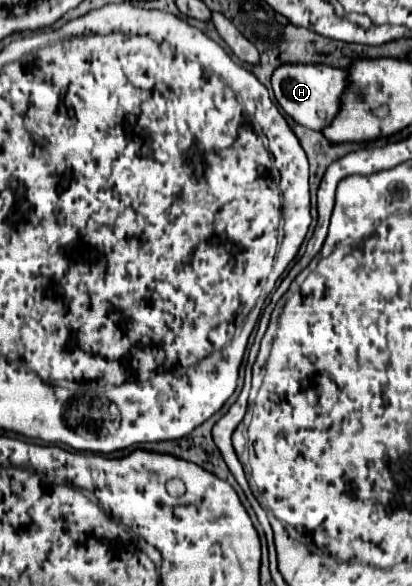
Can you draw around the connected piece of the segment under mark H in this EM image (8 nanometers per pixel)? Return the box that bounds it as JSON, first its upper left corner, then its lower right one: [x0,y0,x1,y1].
[273,65,349,131]

